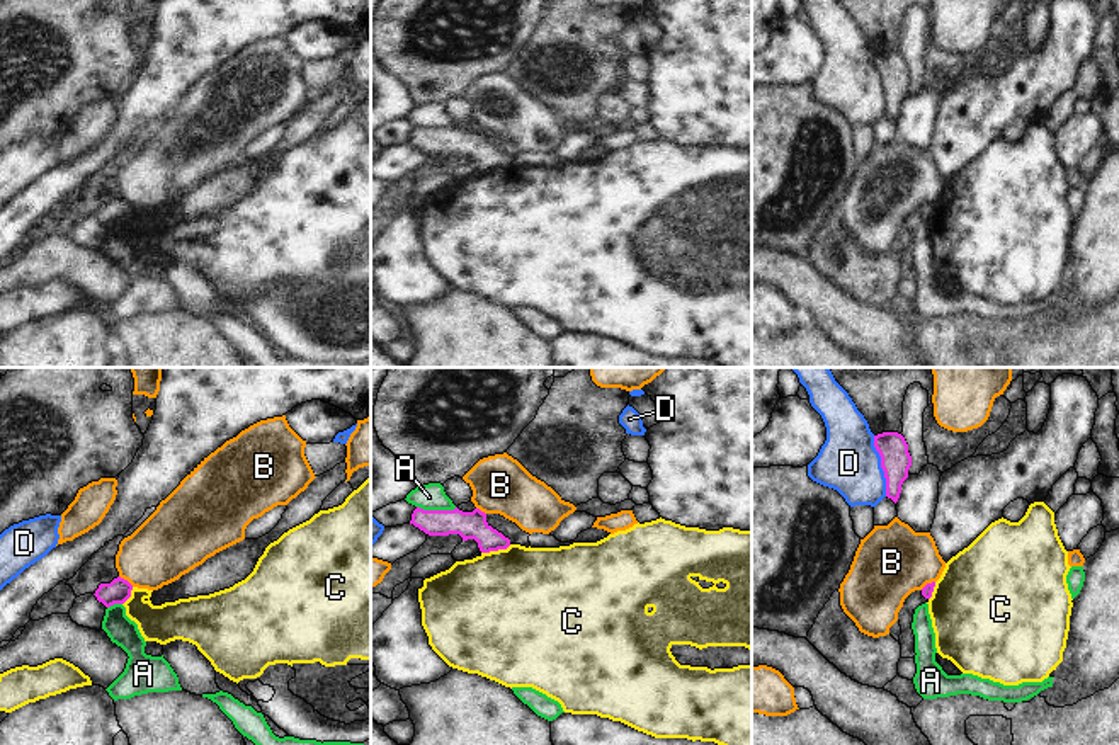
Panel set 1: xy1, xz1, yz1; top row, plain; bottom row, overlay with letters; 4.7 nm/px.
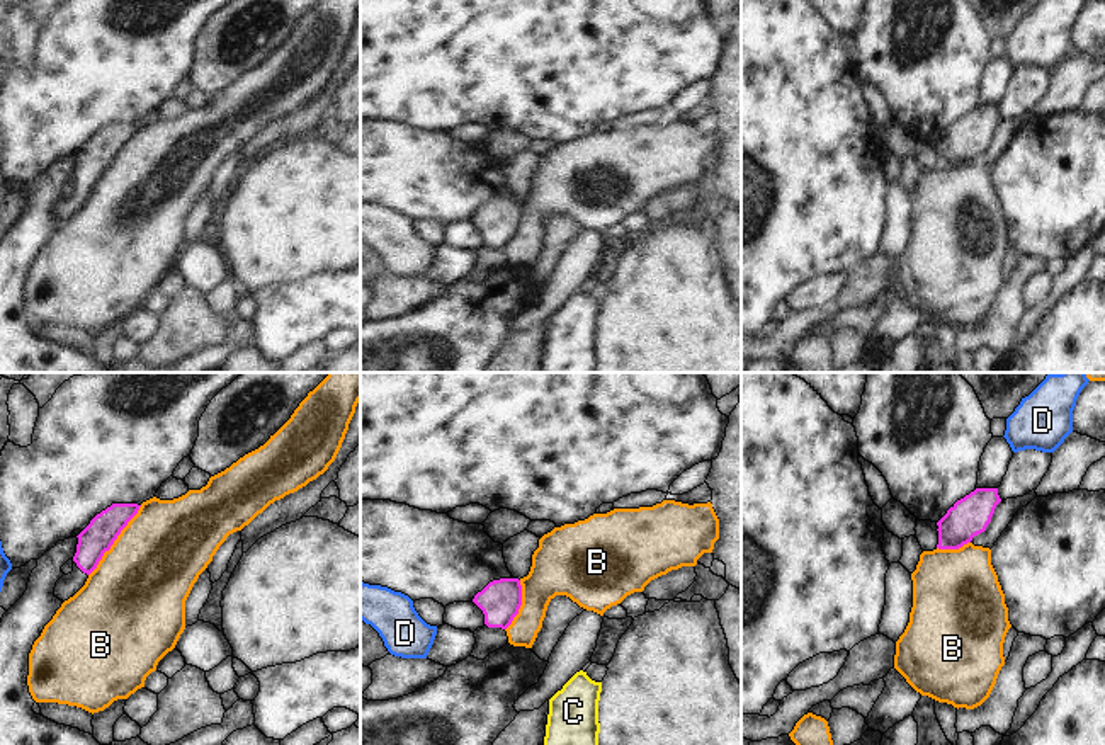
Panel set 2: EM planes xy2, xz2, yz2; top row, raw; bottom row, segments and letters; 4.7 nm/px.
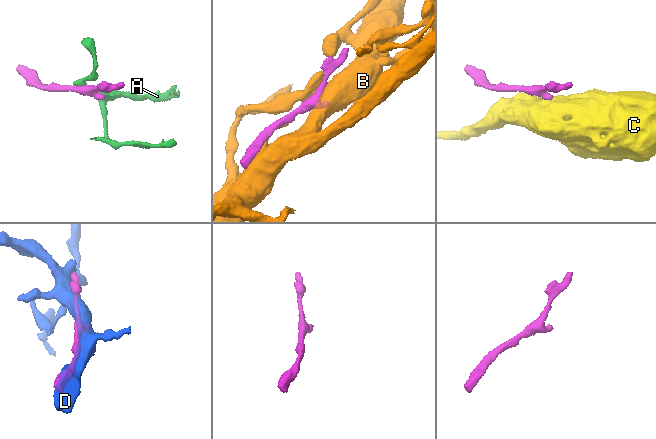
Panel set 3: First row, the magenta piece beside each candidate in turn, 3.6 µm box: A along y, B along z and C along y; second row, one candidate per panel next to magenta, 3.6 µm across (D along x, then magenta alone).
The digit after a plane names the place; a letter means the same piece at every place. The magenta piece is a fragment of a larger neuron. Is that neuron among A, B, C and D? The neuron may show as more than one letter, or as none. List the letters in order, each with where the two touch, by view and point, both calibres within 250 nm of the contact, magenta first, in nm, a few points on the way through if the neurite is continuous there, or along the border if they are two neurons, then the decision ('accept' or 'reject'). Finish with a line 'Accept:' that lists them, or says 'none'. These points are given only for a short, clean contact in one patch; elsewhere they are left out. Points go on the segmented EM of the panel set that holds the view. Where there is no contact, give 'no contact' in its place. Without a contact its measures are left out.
A: contact xz1 (437, 511); calibres 130 and 130 nm; border xz1 (417, 506), (424, 509), (456, 507); reject
B: contact xy2 (114, 540); calibres 150 and 440 nm; reject
C: contact xz1 (495, 550); calibres 130 and 500 nm; border xz1 (511, 545), (482, 553); reject
D: contact yz1 (881, 466); calibres 140 and 280 nm; reject
Accept: none

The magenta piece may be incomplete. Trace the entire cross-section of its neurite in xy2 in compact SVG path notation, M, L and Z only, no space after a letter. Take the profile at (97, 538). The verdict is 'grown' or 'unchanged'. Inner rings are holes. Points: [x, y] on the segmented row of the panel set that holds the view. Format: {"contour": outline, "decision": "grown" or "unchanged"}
{"contour": "M112 503L90 520L76 536L78 544L73 556L73 572L56 582L54 597L65 602L85 585L104 553L110 549L139 507L138 503Z", "decision": "grown"}

